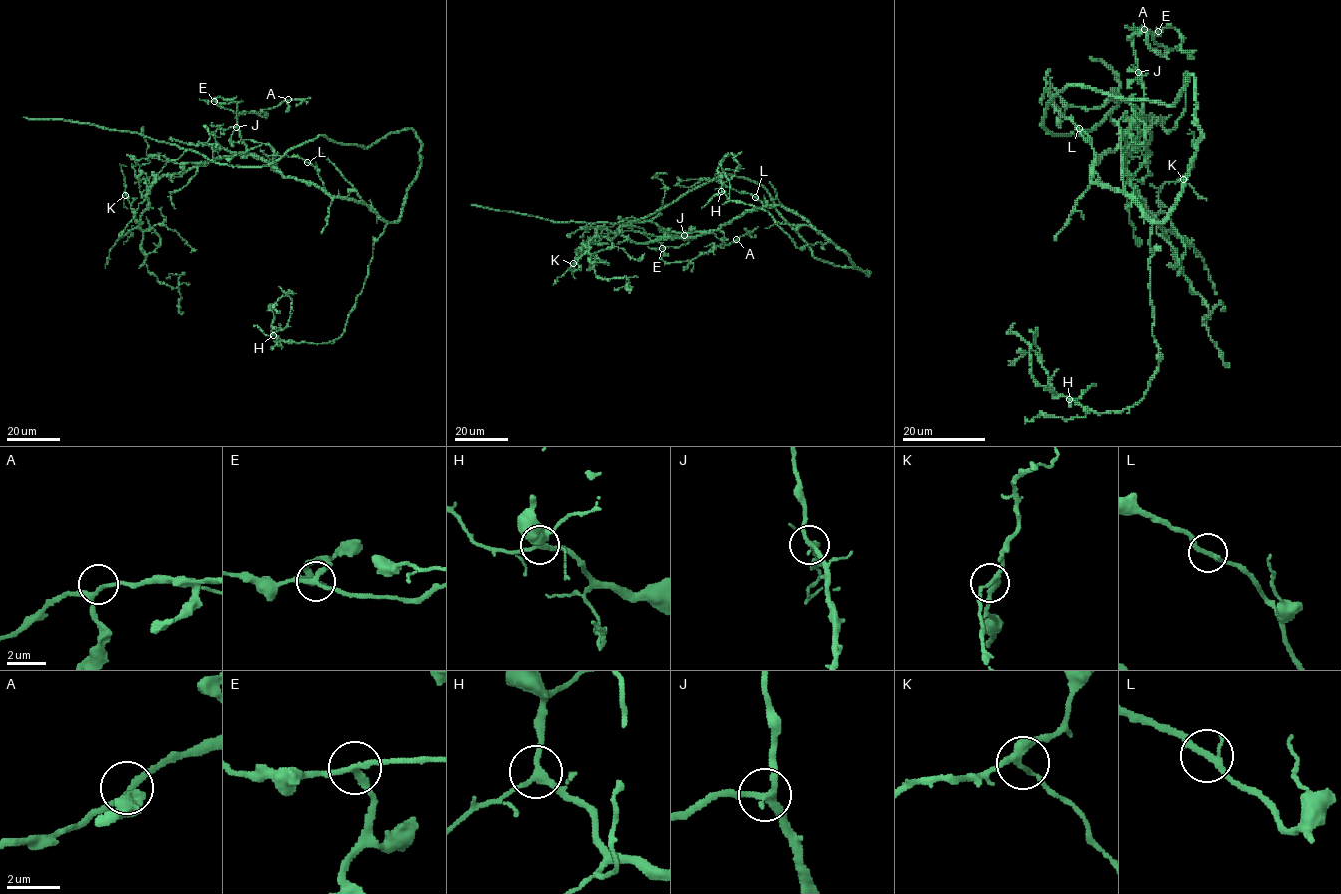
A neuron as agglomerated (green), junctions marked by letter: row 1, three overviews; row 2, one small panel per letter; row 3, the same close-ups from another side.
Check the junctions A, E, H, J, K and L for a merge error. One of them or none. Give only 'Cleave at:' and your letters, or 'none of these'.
Cleave at: none of these

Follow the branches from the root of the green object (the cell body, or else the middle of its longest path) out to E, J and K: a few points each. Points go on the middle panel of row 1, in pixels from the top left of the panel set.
E: (757, 209), (692, 238), (686, 236), (685, 231), (689, 238), (686, 244), (662, 248)
J: (757, 209), (734, 217), (716, 230), (692, 238), (684, 235)
K: (757, 209), (700, 235), (650, 242), (634, 243), (597, 228), (589, 245), (576, 250), (573, 263)

